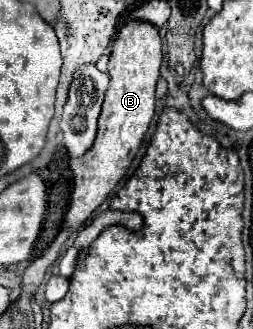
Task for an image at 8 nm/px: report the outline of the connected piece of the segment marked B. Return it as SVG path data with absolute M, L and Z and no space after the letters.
M126 22L116 34L114 48L110 54L110 86L102 104L102 118L98 120L96 140L88 154L72 158L70 170L74 174L74 188L70 198L70 210L62 224L62 232L76 232L92 216L92 212L108 198L108 194L120 182L132 158L136 156L154 116L154 90L160 78L160 62L162 40L158 28L152 28L146 22Z

